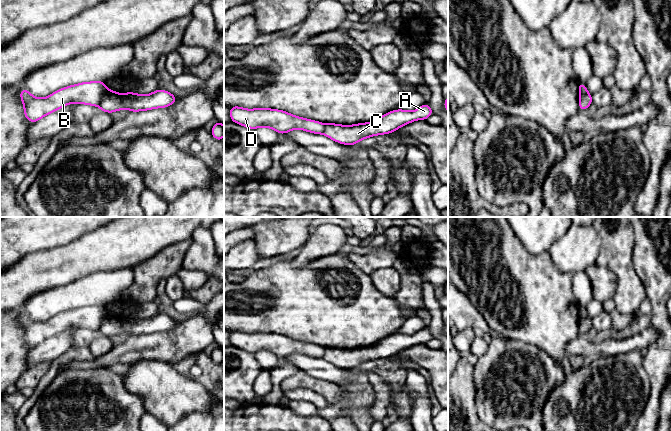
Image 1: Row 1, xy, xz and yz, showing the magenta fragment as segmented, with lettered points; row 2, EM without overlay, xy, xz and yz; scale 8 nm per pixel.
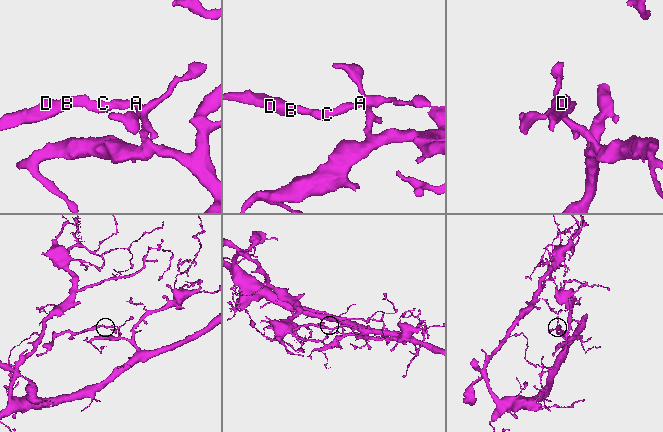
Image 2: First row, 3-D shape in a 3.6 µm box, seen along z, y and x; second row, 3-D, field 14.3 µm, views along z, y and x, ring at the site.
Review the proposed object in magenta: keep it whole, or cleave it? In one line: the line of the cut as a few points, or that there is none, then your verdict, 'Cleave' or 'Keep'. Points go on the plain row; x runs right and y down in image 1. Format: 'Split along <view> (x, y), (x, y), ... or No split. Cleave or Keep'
Split along xy (107, 313), (98, 329). Cleave

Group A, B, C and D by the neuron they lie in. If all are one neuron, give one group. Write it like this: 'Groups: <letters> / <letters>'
Groups: A C / B D

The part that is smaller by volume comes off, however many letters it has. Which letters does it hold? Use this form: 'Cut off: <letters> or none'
Cut off: B, D

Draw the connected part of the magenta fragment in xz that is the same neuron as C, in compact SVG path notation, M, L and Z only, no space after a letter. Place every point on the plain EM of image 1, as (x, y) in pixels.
M428 326L414 335L396 333L368 347L355 349L326 348L324 359L335 366L353 370L355 367L372 360L390 358L400 351L416 344L426 344L434 339Z

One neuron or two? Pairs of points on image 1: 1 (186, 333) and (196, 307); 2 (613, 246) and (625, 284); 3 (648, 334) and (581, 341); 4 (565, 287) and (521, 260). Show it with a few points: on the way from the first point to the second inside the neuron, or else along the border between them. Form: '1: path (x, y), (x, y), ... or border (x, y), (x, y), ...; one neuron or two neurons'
1: border (206, 304), (202, 312), (194, 314); two neurons
2: path (616, 255), (625, 275); one neuron
3: path (631, 344), (598, 348); one neuron
4: path (554, 287), (548, 287), (532, 271); one neuron

